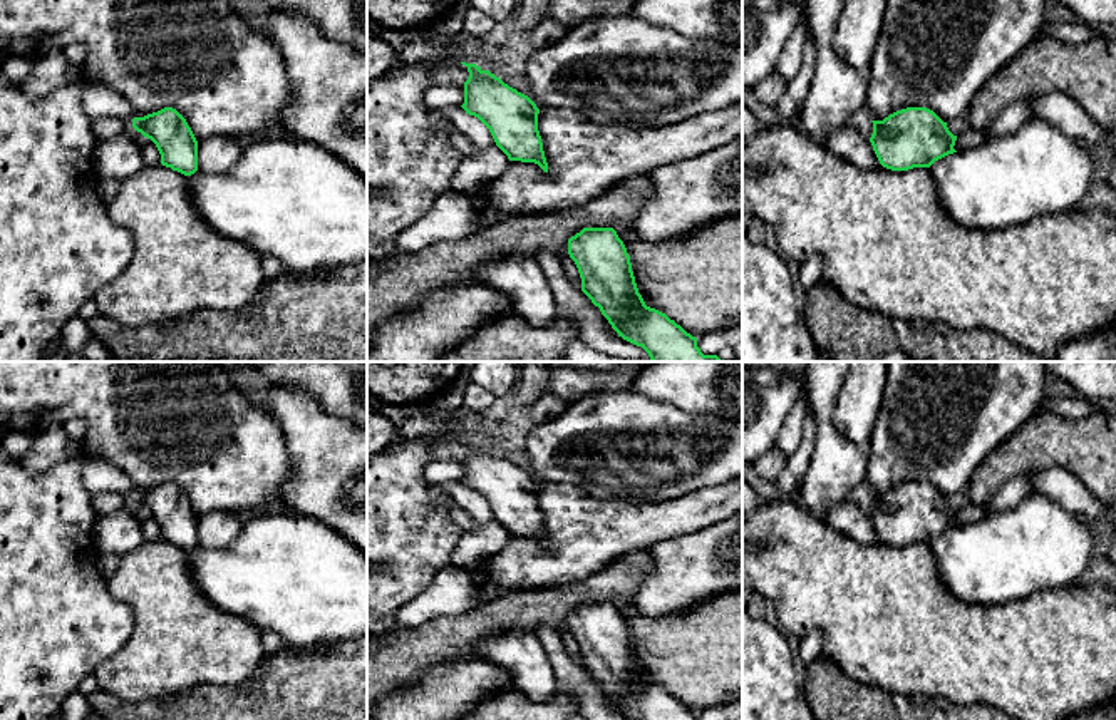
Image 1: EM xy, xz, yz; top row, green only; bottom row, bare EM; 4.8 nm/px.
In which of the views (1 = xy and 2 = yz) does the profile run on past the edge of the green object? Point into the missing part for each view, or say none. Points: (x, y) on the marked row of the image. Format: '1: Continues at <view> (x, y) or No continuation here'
1: No continuation here
2: No continuation here

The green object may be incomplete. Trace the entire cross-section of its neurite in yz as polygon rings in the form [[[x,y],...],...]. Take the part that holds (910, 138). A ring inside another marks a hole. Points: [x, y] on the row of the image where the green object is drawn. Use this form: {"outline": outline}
{"outline": [[[907,107],[871,122],[870,142],[886,169],[930,167],[935,161],[957,152],[957,136],[927,107]]]}

